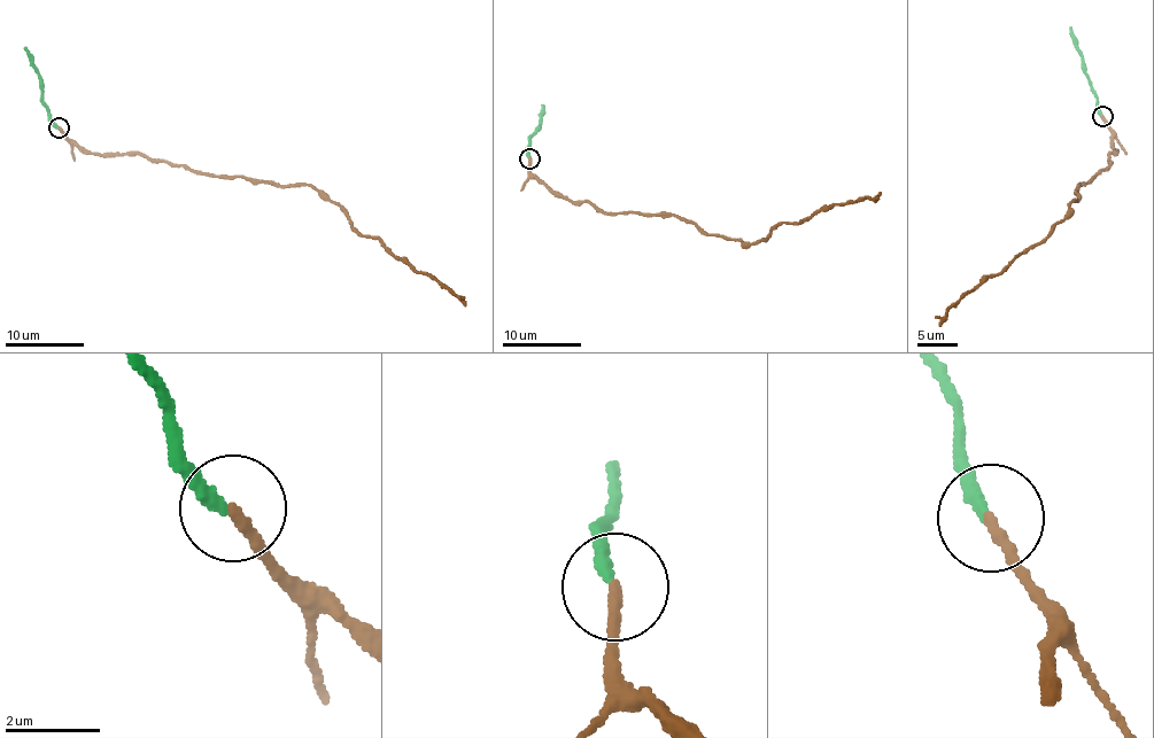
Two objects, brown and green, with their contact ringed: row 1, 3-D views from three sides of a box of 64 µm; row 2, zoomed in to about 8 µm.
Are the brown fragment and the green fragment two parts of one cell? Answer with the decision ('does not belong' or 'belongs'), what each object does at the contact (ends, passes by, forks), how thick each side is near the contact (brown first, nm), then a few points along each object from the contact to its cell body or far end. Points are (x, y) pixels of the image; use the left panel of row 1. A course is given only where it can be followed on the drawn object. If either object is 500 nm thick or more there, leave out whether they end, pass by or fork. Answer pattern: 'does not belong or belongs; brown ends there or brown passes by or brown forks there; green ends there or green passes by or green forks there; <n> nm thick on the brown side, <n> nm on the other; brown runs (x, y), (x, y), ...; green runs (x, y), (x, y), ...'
belongs; brown ends there; green ends there; 240 nm thick on the brown side, 280 nm on the other; brown runs (59, 126), (103, 155), (145, 154), (215, 176), (310, 184), (359, 235), (378, 237), (464, 305); green runs (57, 127), (44, 102), (33, 57), (24, 47)

